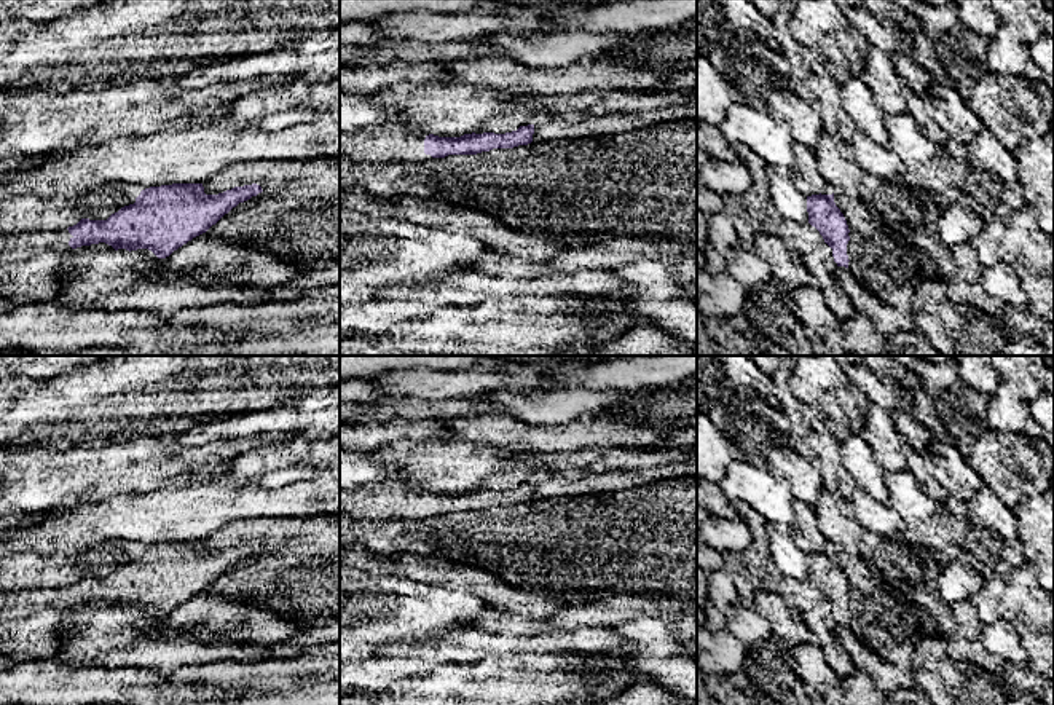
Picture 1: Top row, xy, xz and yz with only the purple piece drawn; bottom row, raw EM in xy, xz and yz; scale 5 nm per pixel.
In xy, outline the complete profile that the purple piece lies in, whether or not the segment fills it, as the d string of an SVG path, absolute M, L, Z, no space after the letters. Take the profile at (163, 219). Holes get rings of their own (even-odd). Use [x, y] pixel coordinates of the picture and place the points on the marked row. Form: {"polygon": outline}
{"polygon": "M172 183L140 191L134 204L107 220L81 219L77 225L53 231L0 236L0 266L45 252L67 252L105 242L115 250L148 249L158 258L206 233L239 203L262 193L257 183L206 195L203 183Z"}

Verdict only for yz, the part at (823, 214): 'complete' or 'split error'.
complete

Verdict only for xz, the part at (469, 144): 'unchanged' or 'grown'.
grown

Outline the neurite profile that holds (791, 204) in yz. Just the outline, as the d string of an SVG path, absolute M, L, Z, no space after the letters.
M765 166L765 171L770 185L770 201L781 219L797 223L808 222L807 196L796 188L789 172L781 172L772 166Z

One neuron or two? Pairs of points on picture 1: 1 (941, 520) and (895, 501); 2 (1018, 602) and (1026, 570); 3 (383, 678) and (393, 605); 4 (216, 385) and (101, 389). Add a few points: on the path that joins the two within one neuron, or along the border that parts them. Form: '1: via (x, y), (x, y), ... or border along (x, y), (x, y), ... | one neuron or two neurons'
1: via (930, 520), (906, 501) | one neuron
2: via (1022, 594), (1024, 578) | one neuron
3: border along (424, 638), (394, 640), (375, 648) | two neurons
4: via (187, 385), (136, 385), (129, 388) | one neuron

